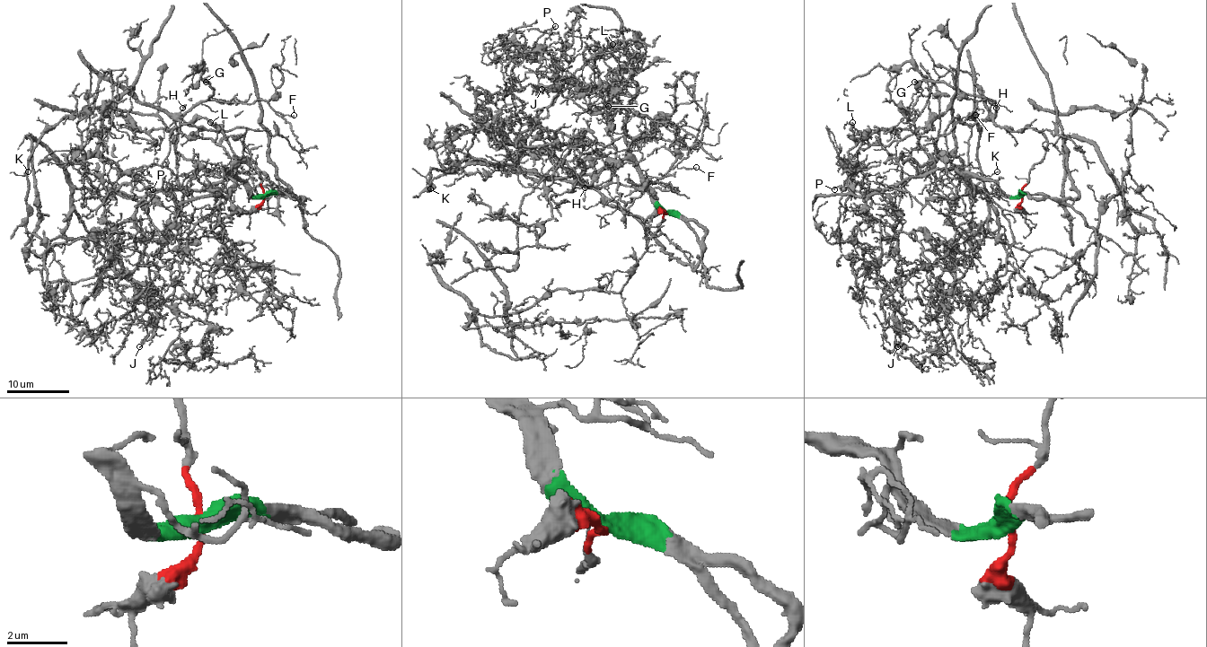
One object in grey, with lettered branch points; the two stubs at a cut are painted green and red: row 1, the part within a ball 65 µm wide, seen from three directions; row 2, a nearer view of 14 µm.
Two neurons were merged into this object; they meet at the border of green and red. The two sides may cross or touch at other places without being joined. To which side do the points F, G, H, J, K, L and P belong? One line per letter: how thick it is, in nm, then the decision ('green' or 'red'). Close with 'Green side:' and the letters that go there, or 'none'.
F: 120 nm thick; red
G: 90 nm thick; red
H: 120 nm thick; red
J: 150 nm thick; green
K: 100 nm thick; red
L: 90 nm thick; green
P: 110 nm thick; green
Green side: J, L, P

